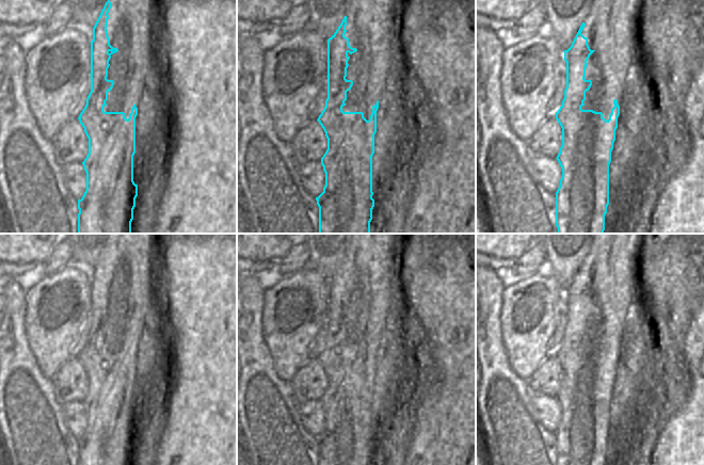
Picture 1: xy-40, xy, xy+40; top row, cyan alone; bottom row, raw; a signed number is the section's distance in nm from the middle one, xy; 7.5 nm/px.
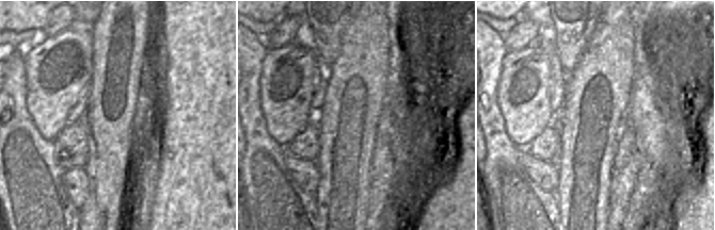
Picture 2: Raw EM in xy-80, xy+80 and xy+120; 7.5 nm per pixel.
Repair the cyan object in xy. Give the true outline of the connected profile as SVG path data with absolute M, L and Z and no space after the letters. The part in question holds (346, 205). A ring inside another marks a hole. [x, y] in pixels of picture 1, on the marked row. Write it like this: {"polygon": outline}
{"polygon": "M347 16L343 17L336 32L327 39L327 98L325 107L318 117L318 122L325 132L327 149L321 158L321 164L325 173L325 186L323 192L316 197L319 207L319 234L370 234L370 222L374 199L372 198L372 156L374 154L374 134L377 132L377 111L379 100L372 106L370 119L364 117L363 112L343 112L347 92L353 85L352 80L347 80L348 61L357 51L349 45L349 38L345 36L347 30Z"}

